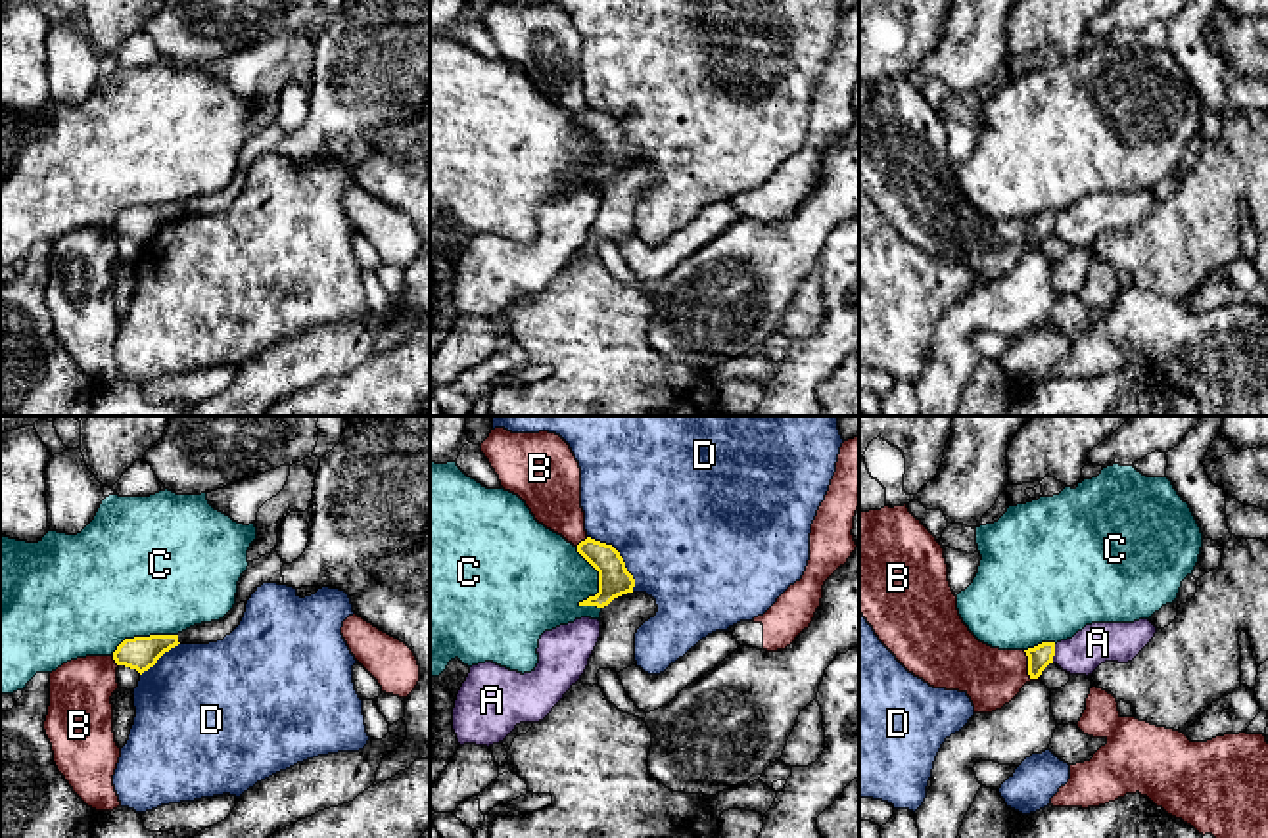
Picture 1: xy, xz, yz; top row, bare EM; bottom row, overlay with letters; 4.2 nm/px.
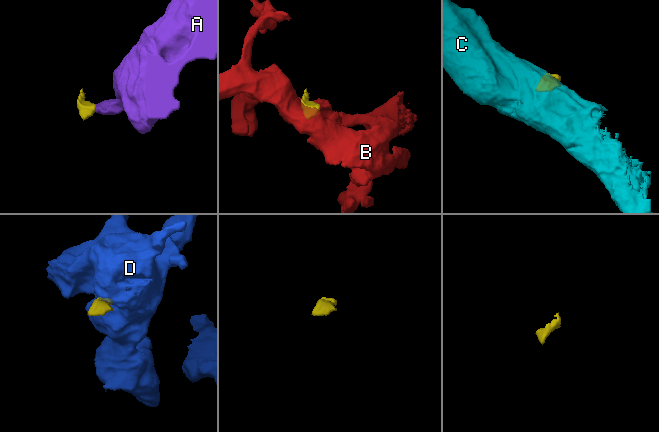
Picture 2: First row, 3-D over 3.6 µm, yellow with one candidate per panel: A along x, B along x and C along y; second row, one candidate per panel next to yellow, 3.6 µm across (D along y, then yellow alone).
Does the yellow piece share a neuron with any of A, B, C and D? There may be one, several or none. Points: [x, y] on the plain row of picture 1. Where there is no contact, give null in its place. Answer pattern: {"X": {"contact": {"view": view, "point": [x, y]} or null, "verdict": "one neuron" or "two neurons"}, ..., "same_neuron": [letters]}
{"A": {"contact": {"view": "yz", "point": [1054, 225]}, "verdict": "two neurons"}, "B": {"contact": {"view": "yz", "point": [1029, 236]}, "verdict": "two neurons"}, "C": {"contact": {"view": "xz", "point": [599, 158]}, "verdict": "two neurons"}, "D": {"contact": {"view": "xz", "point": [620, 127]}, "verdict": "two neurons"}, "same_neuron": []}

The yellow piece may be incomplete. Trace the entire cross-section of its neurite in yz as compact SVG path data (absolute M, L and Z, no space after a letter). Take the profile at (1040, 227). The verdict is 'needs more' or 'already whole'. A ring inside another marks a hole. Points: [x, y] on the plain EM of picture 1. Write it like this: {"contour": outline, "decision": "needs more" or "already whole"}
{"contour": "M1042 213L1034 219L1024 221L1028 226L1028 245L1030 249L1038 249L1042 242L1053 234L1055 213Z", "decision": "already whole"}

